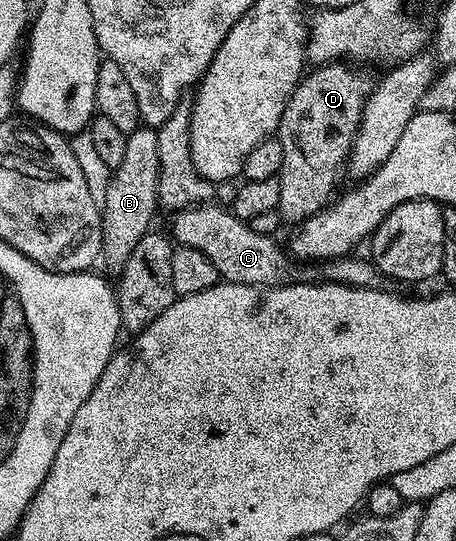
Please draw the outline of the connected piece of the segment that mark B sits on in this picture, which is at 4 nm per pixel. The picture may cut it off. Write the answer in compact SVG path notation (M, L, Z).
M142 125L127 136L126 154L122 157L122 165L118 165L112 172L100 216L100 228L104 234L102 255L105 260L108 258L113 269L123 267L134 245L138 245L138 241L142 241L142 237L148 234L153 226L152 218L158 212L160 161L156 132L153 128Z

